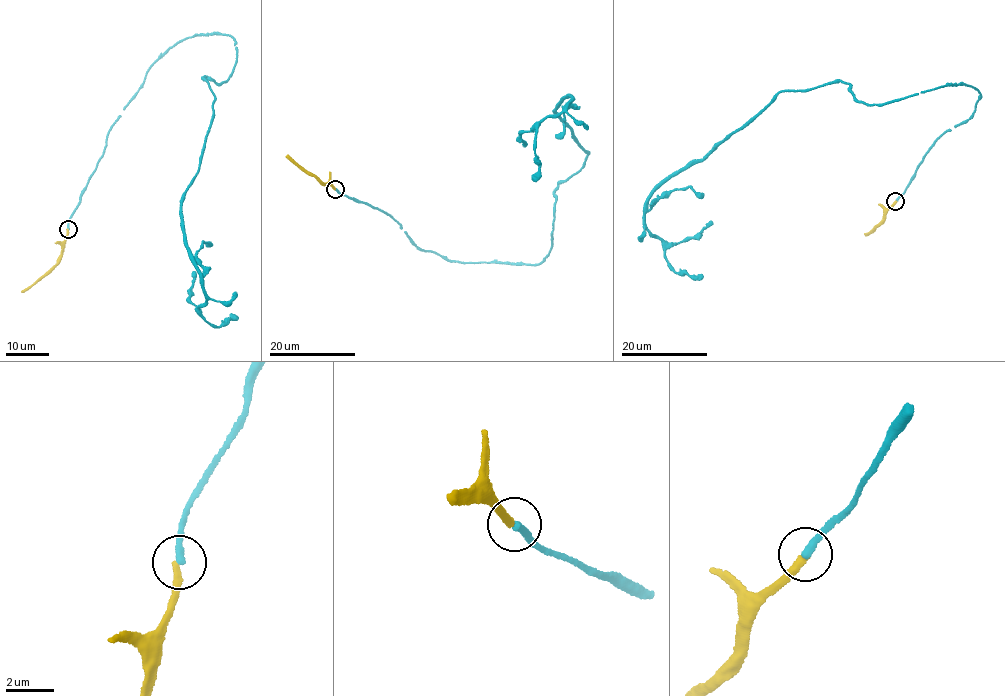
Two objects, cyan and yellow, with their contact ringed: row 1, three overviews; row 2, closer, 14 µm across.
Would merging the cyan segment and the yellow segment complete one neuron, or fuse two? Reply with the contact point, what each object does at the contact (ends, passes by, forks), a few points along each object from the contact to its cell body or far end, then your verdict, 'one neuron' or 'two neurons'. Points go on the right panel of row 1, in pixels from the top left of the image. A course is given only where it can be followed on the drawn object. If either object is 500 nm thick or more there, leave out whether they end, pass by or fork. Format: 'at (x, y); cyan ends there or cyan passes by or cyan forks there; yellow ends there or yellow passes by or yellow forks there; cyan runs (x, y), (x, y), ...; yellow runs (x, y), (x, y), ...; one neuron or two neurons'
at (895, 201); cyan ends there; yellow ends there; cyan runs (895, 201), (980, 94), (871, 105), (840, 81), (782, 91), (648, 203), (675, 272), (703, 277); yellow runs (895, 201), (885, 218), (865, 234); two neurons

